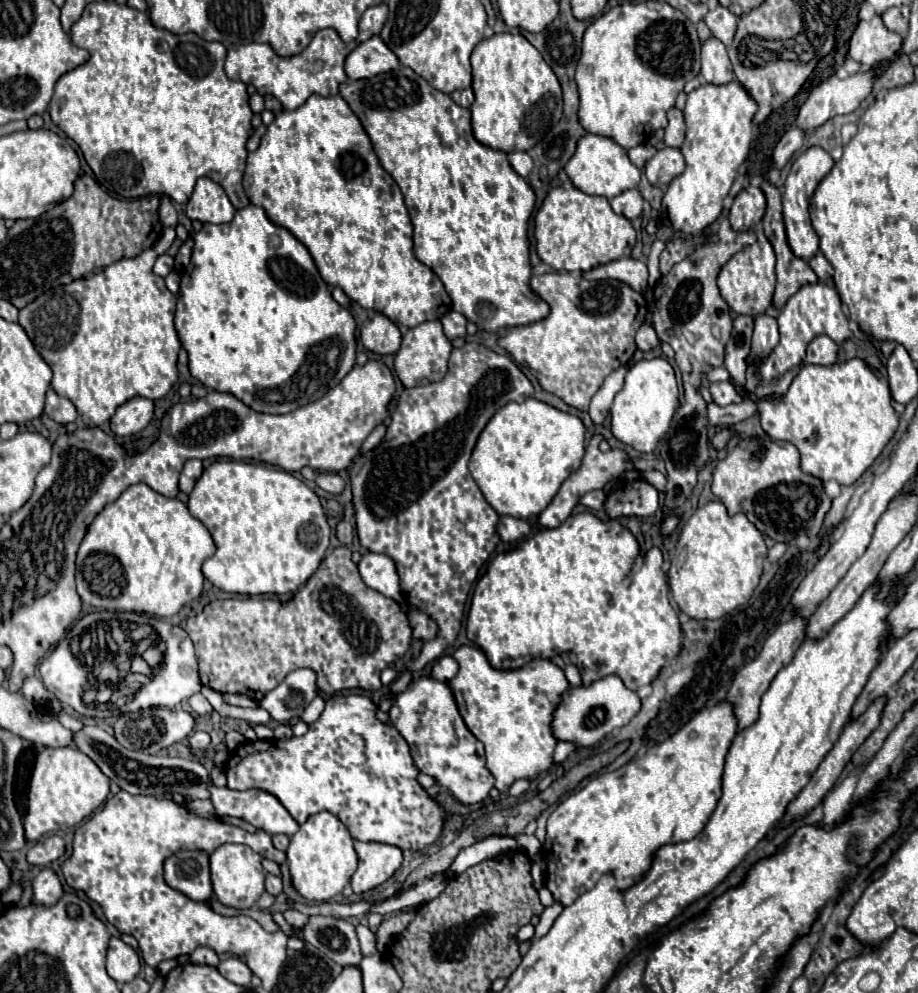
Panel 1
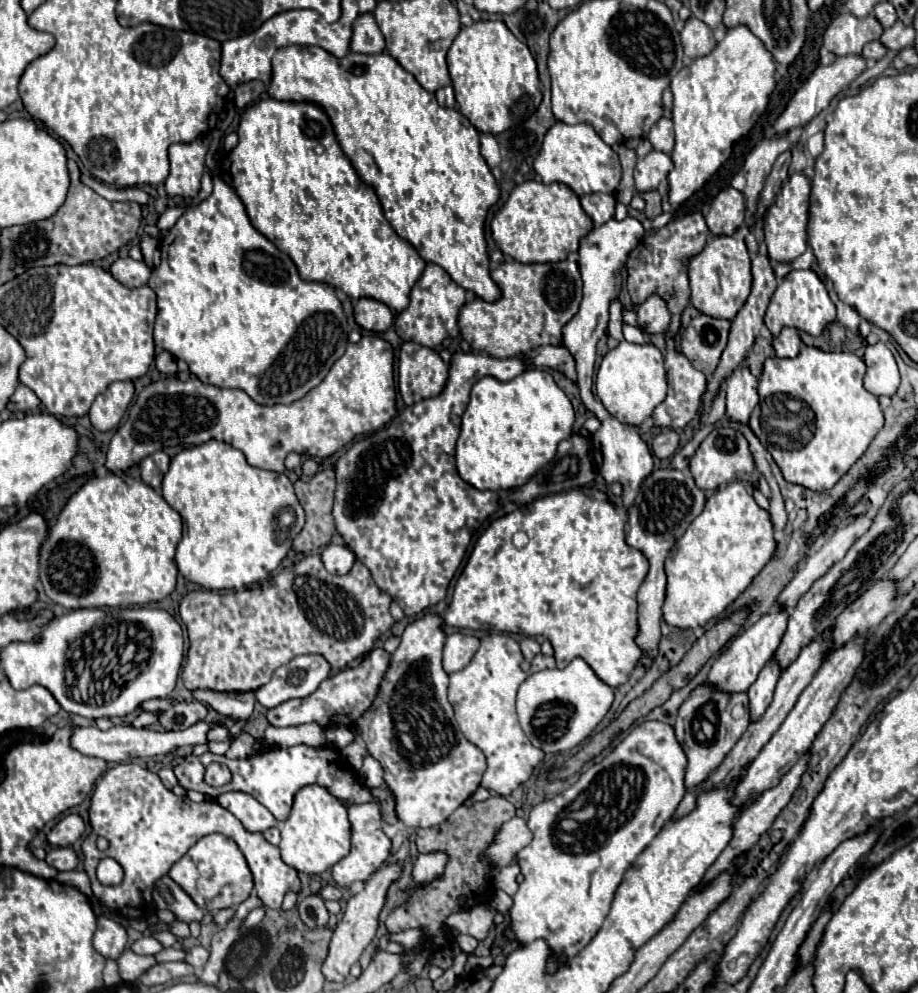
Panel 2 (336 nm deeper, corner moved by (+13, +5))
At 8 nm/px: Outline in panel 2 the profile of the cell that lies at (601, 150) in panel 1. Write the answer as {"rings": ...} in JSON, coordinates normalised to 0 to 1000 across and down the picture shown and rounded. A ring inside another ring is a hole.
{"rings":[[[607,123],[598,129],[594,135],[589,153],[581,165],[583,173],[589,177],[594,185],[611,183],[618,185],[629,197],[646,195],[646,193],[659,193],[670,195],[674,183],[676,183],[676,165],[672,155],[666,147],[661,147],[644,125],[633,123],[626,127],[620,127],[615,123]]]}

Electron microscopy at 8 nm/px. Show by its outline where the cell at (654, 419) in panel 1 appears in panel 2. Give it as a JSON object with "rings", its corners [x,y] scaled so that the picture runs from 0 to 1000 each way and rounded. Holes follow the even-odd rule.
{"rings":[[[674,340],[674,348],[663,352],[657,359],[657,365],[650,373],[648,393],[657,409],[670,419],[674,425],[685,429],[698,429],[718,409],[727,395],[727,381],[724,381],[724,369],[722,359],[711,346],[685,346],[679,340]]]}

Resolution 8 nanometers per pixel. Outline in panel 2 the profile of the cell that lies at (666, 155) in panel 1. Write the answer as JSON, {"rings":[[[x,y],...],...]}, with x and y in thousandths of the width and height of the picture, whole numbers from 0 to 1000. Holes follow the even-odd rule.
{"rings":[[[711,151],[703,159],[698,159],[692,167],[692,189],[696,193],[716,191],[716,187],[727,179],[731,171],[733,171],[731,157]]]}

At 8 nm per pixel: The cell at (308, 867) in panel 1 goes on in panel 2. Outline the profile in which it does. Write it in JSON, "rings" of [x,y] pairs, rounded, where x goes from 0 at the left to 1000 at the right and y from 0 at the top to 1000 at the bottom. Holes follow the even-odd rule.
{"rings":[[[343,790],[332,792],[321,800],[319,816],[306,832],[306,850],[304,850],[306,866],[317,874],[321,874],[324,878],[345,882],[380,860],[382,854],[380,844],[382,832],[378,826],[378,814],[354,794]]]}

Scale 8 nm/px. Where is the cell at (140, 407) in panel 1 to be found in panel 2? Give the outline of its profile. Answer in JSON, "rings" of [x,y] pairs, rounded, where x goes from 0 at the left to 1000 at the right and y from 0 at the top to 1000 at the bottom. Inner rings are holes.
{"rings":[[[141,383],[138,385],[123,385],[112,397],[108,397],[103,401],[103,405],[97,413],[99,427],[110,435],[127,431],[141,411],[145,399],[147,399],[145,385],[141,385]]]}

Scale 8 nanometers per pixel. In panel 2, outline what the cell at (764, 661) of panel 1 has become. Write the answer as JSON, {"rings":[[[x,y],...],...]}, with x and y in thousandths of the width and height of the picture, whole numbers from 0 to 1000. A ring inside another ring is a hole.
{"rings":[[[766,687],[759,693],[755,693],[753,699],[742,709],[740,721],[735,727],[735,739],[737,739],[737,745],[742,747],[742,751],[748,759],[748,765],[751,765],[748,779],[746,779],[746,792],[748,794],[757,794],[764,788],[768,788],[772,783],[772,779],[790,765],[790,761],[796,757],[796,753],[805,747],[805,743],[814,735],[816,719],[812,719],[805,725],[801,725],[796,719],[798,711],[803,707],[814,709],[816,707],[814,699],[788,697],[779,689]]]}

